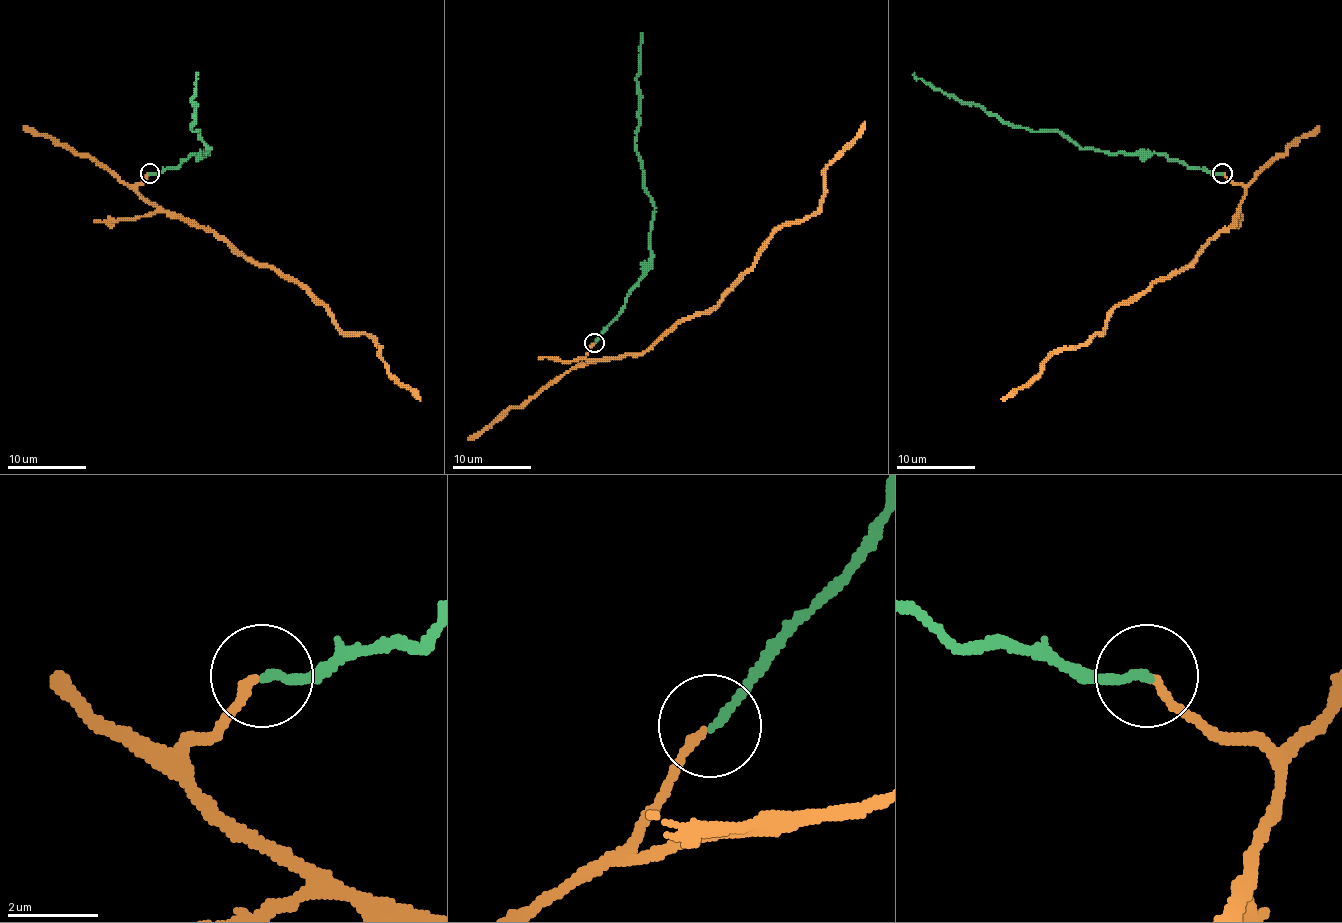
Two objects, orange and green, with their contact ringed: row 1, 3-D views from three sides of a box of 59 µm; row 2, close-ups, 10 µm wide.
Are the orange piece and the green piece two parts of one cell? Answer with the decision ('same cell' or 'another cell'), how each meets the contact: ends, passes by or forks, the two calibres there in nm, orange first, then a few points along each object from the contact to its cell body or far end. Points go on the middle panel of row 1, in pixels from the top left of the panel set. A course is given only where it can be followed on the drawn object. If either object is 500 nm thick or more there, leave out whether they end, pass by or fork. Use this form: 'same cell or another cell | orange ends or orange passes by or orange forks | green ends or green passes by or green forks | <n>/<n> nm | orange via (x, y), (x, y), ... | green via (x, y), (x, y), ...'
same cell | orange ends | green ends | 180/180 nm | orange via (593, 343), (582, 365), (640, 355), (680, 321), (709, 312), (764, 243), (817, 209), (823, 170), (864, 121) | green via (593, 343), (619, 314), (627, 294), (650, 261), (654, 202), (642, 178), (642, 160), (635, 137), (642, 33)

